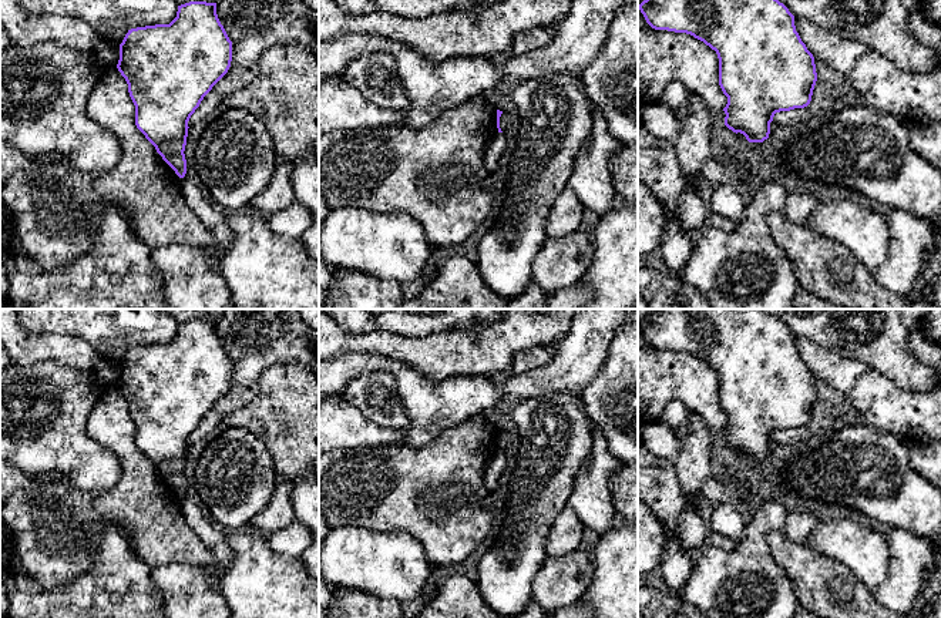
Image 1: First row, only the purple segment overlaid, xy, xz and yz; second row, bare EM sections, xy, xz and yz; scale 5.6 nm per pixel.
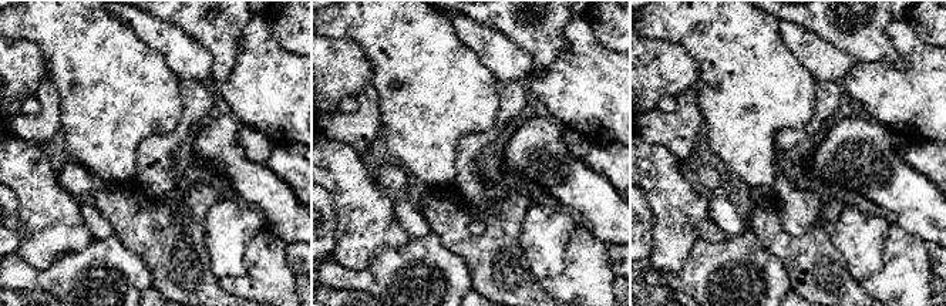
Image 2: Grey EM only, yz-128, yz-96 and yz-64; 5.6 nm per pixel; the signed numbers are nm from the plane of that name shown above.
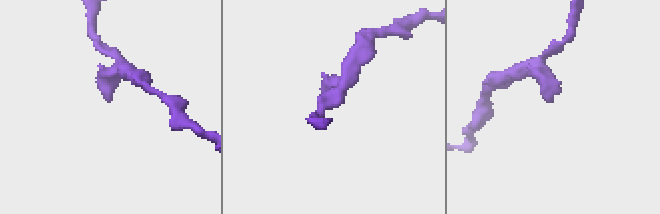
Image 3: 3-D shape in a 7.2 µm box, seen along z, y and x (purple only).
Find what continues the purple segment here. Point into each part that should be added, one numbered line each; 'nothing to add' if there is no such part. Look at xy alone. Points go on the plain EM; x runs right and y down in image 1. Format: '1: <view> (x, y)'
nothing to add

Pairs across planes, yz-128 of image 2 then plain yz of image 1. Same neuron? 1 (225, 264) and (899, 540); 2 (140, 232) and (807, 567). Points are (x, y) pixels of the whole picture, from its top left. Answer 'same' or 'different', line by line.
1: different
2: same

